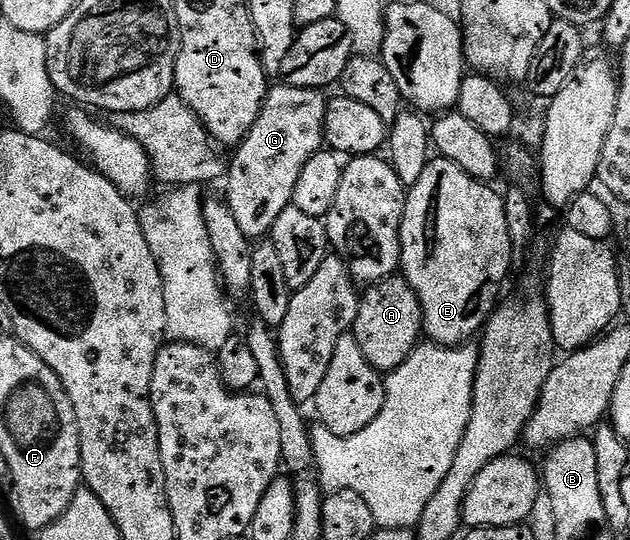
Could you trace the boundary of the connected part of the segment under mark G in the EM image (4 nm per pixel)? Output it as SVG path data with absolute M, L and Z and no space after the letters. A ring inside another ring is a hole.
M278 83L275 89L273 86L267 92L256 123L252 123L241 145L233 150L234 158L228 161L228 168L224 173L224 182L226 181L224 200L229 205L232 215L236 215L236 223L240 223L240 231L244 231L246 237L265 238L276 223L276 219L280 219L280 211L284 211L292 204L296 179L300 179L304 163L308 163L308 159L312 159L312 155L316 155L323 148L327 104L327 94L320 89L301 89Z

